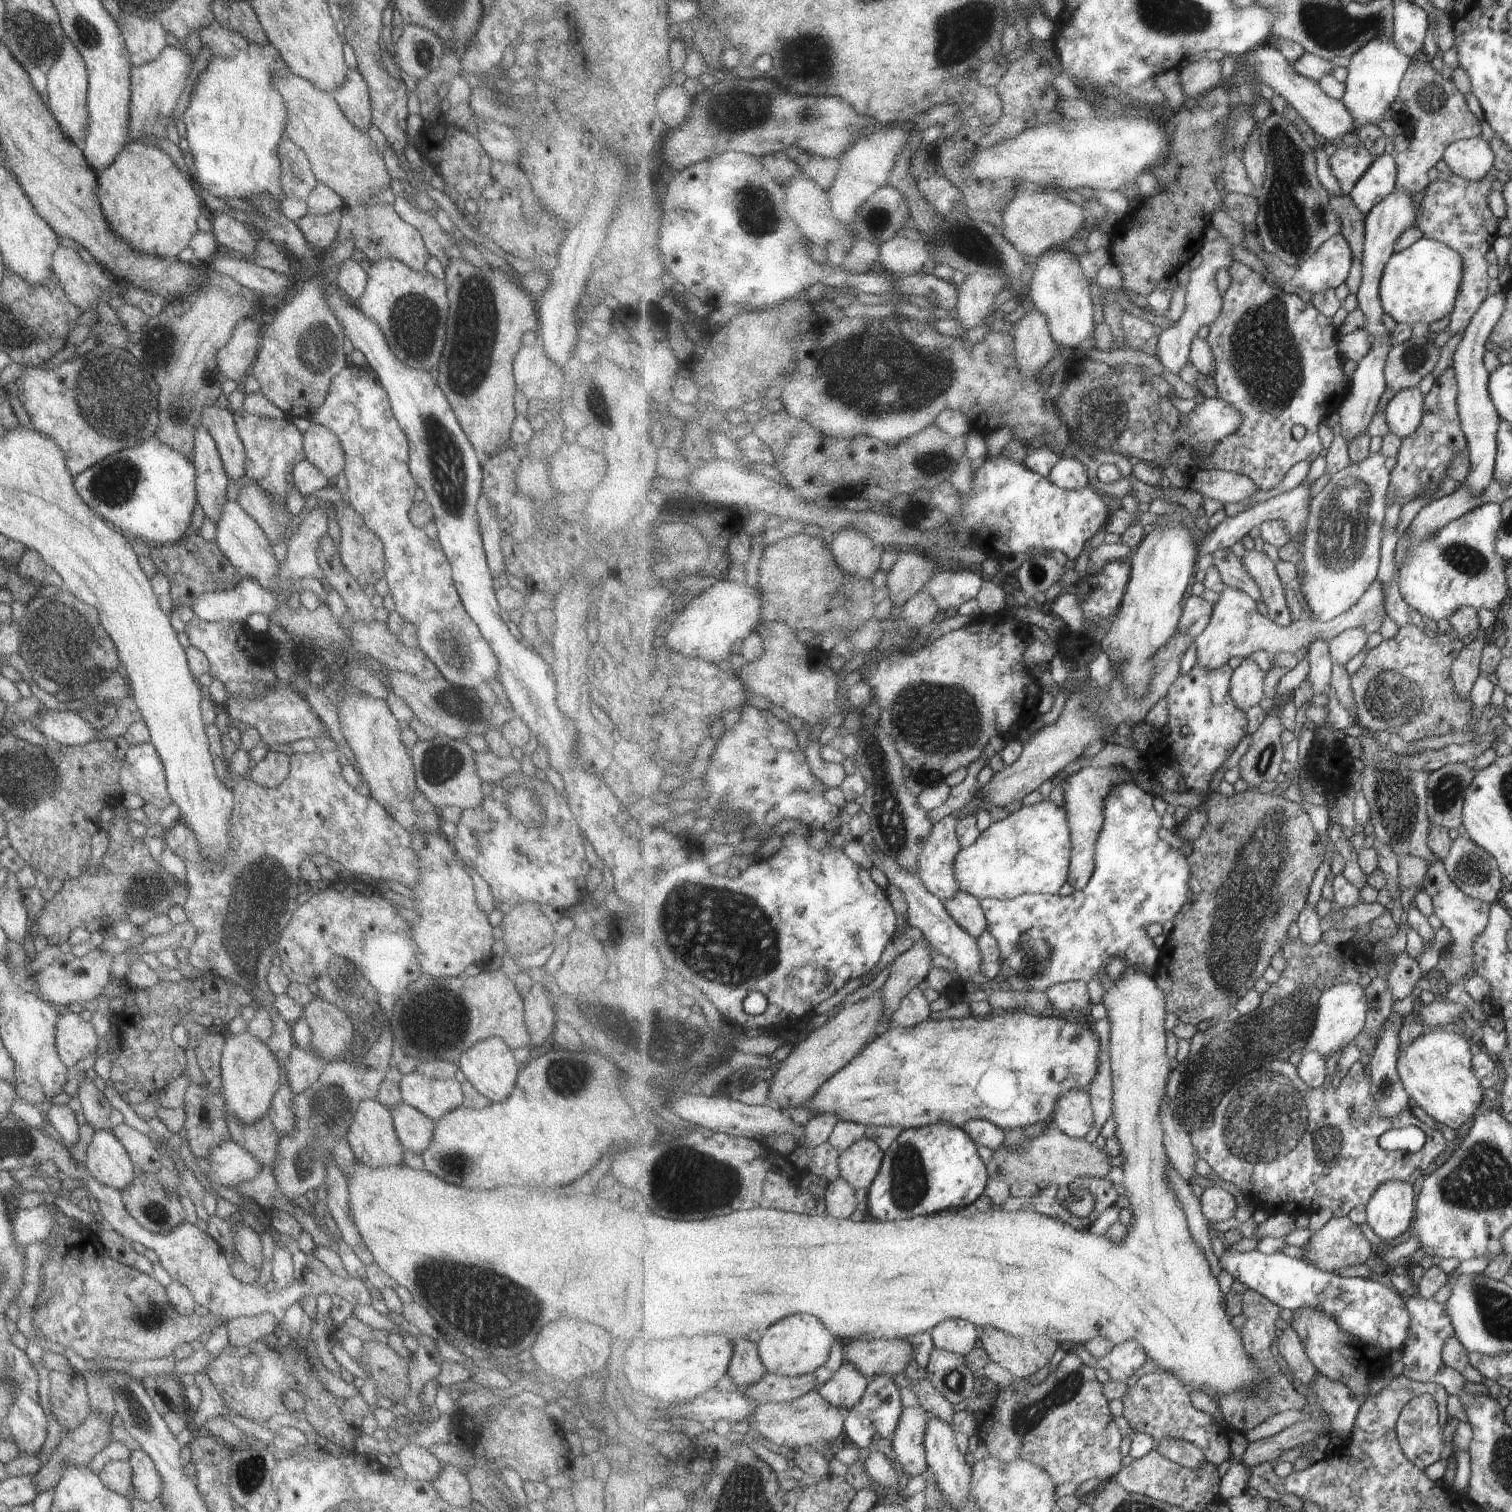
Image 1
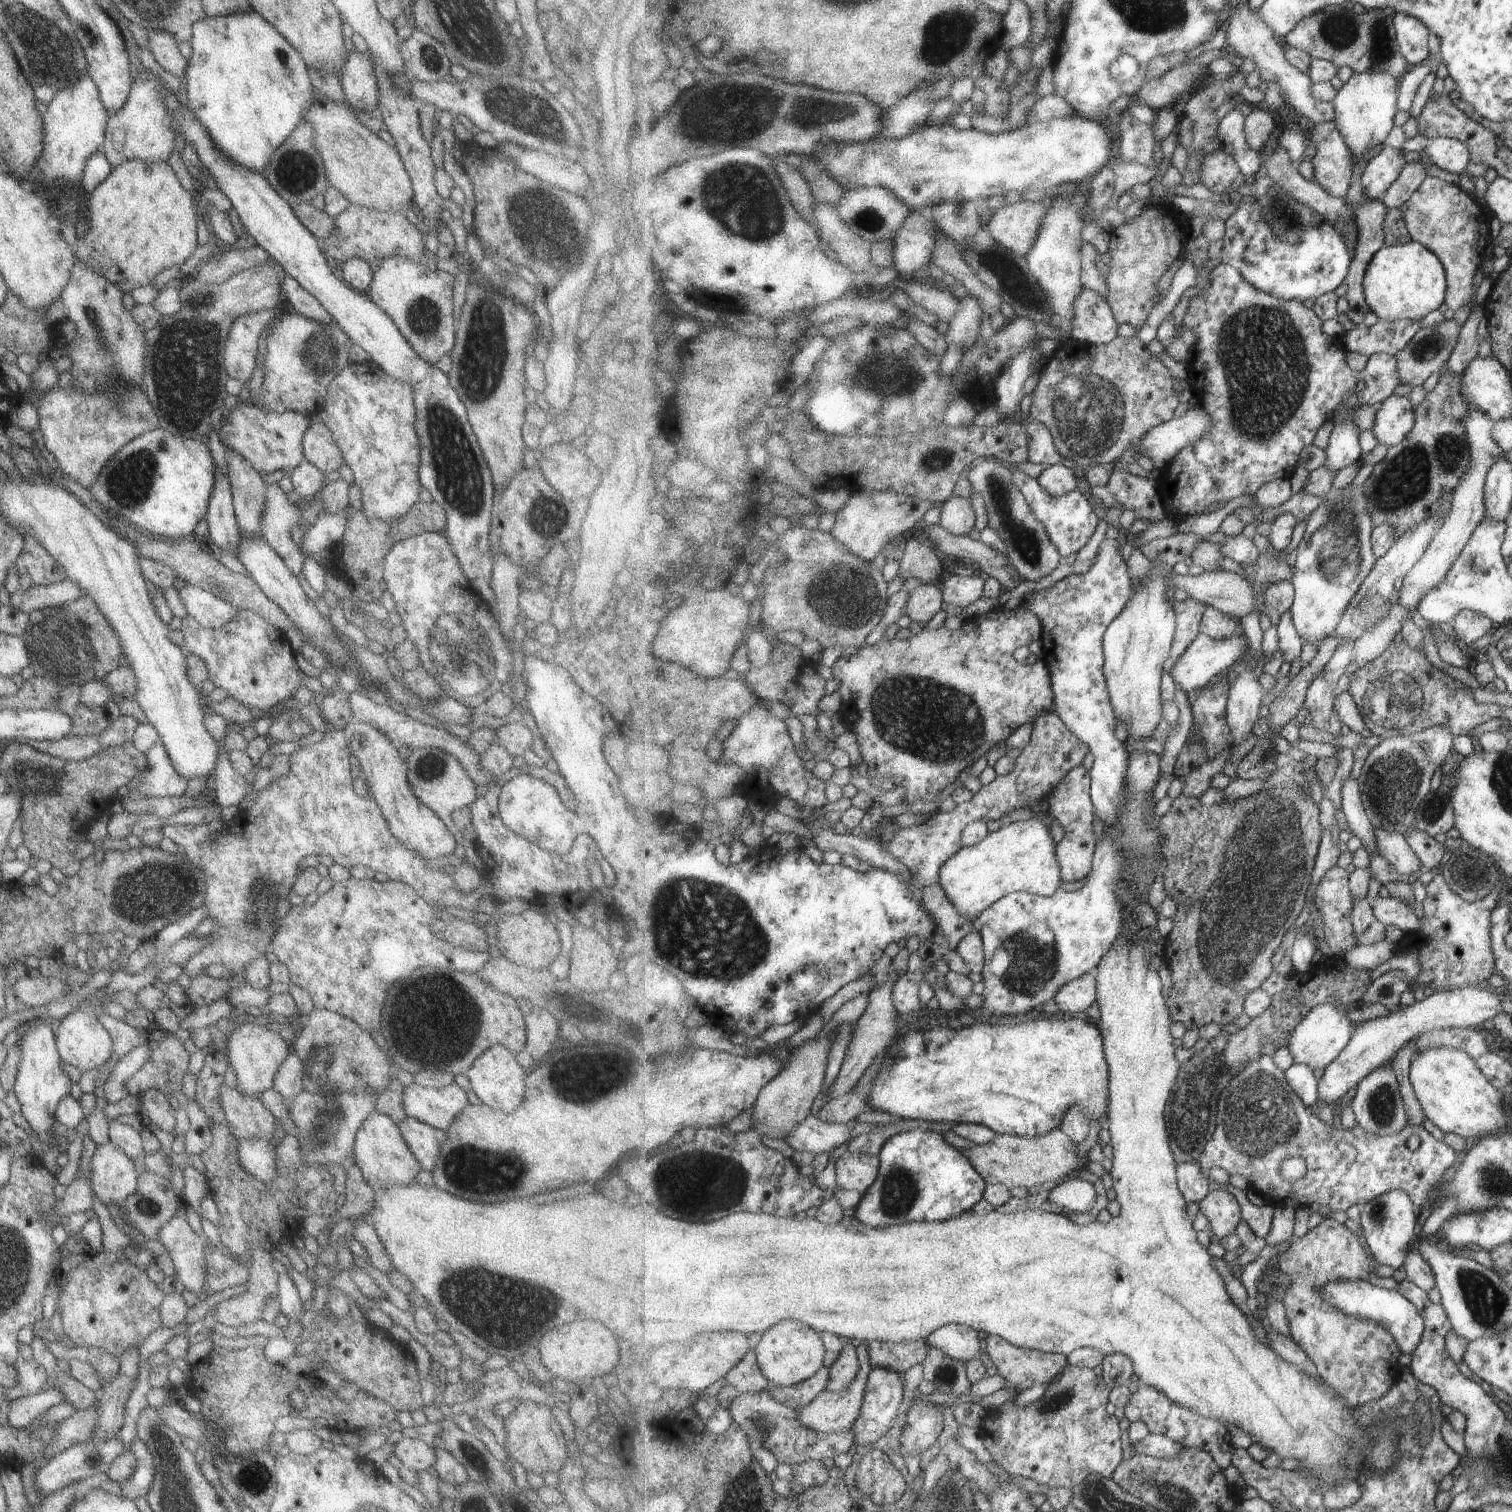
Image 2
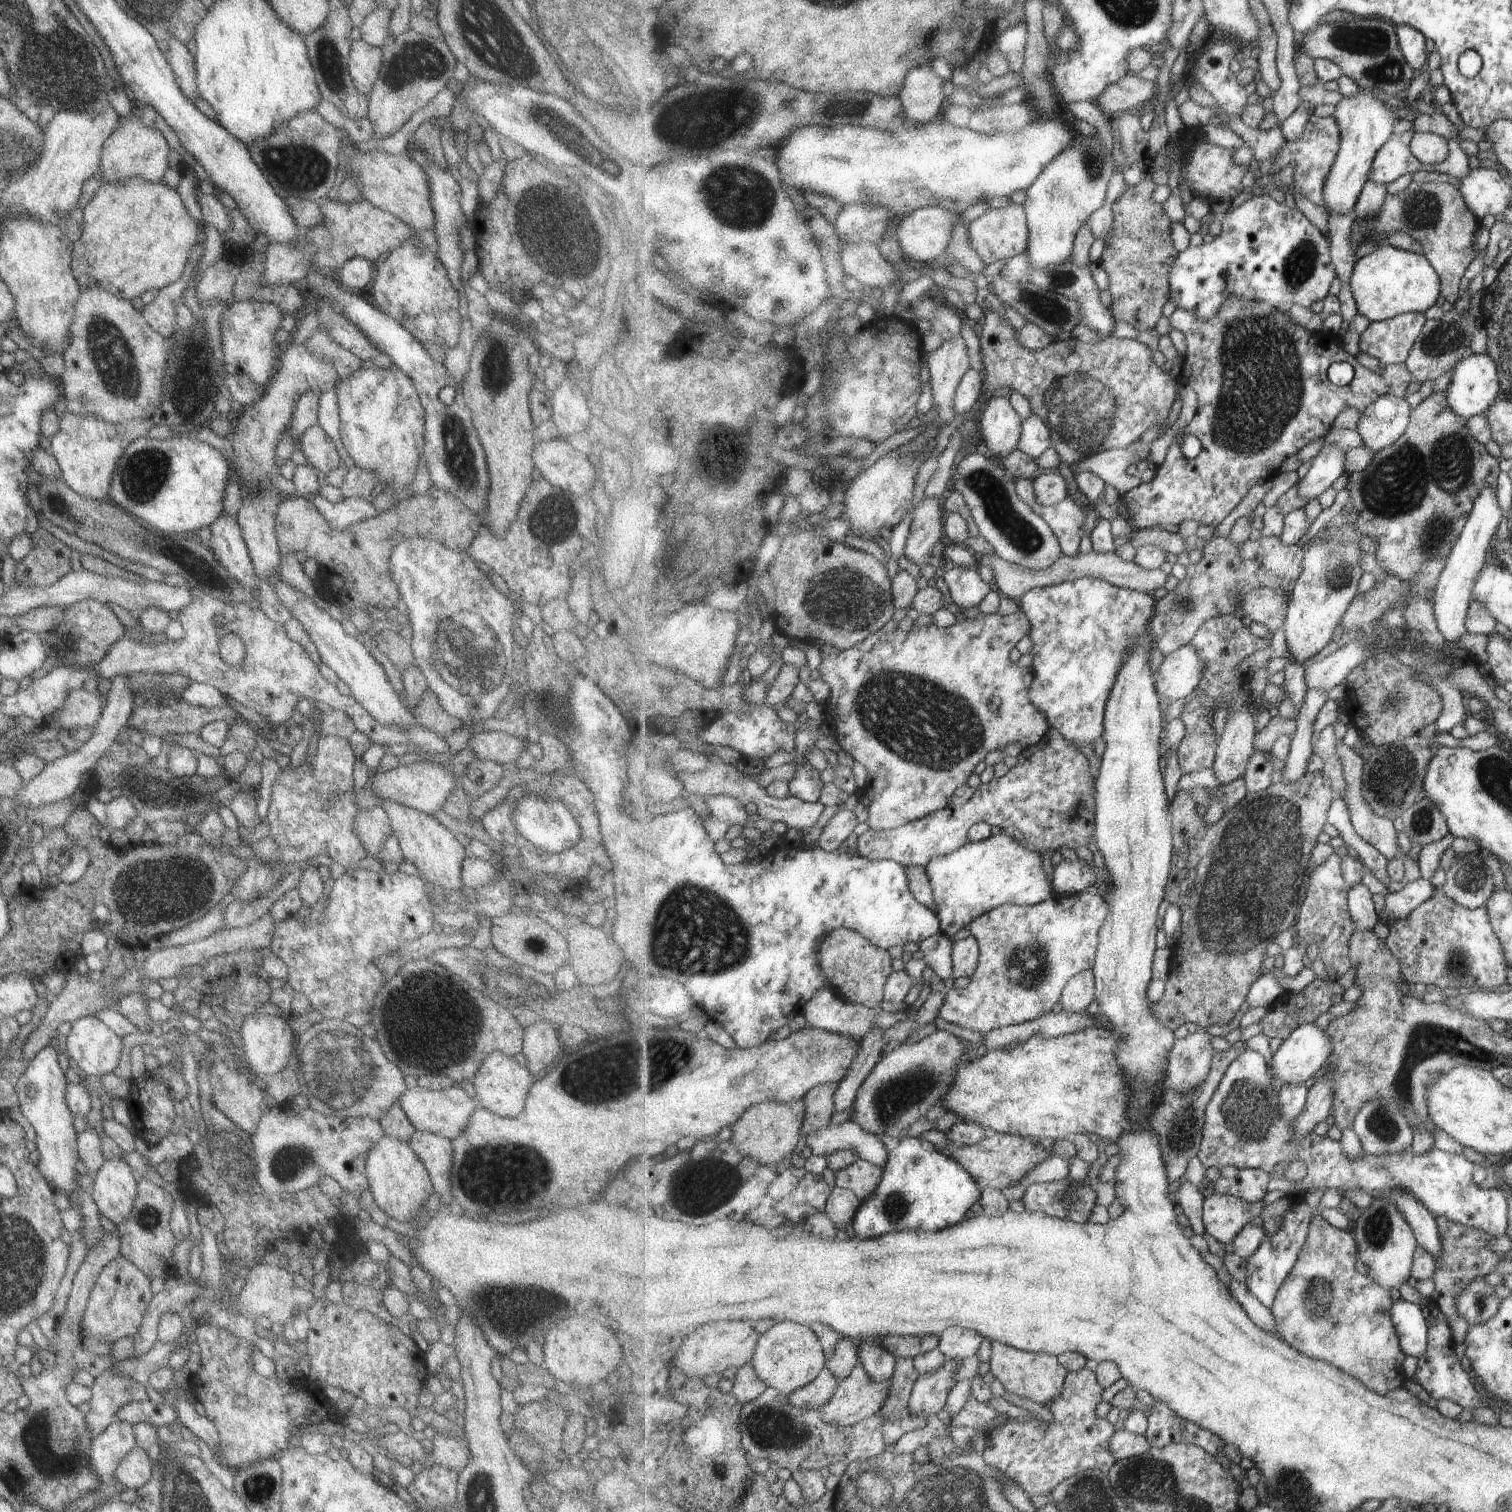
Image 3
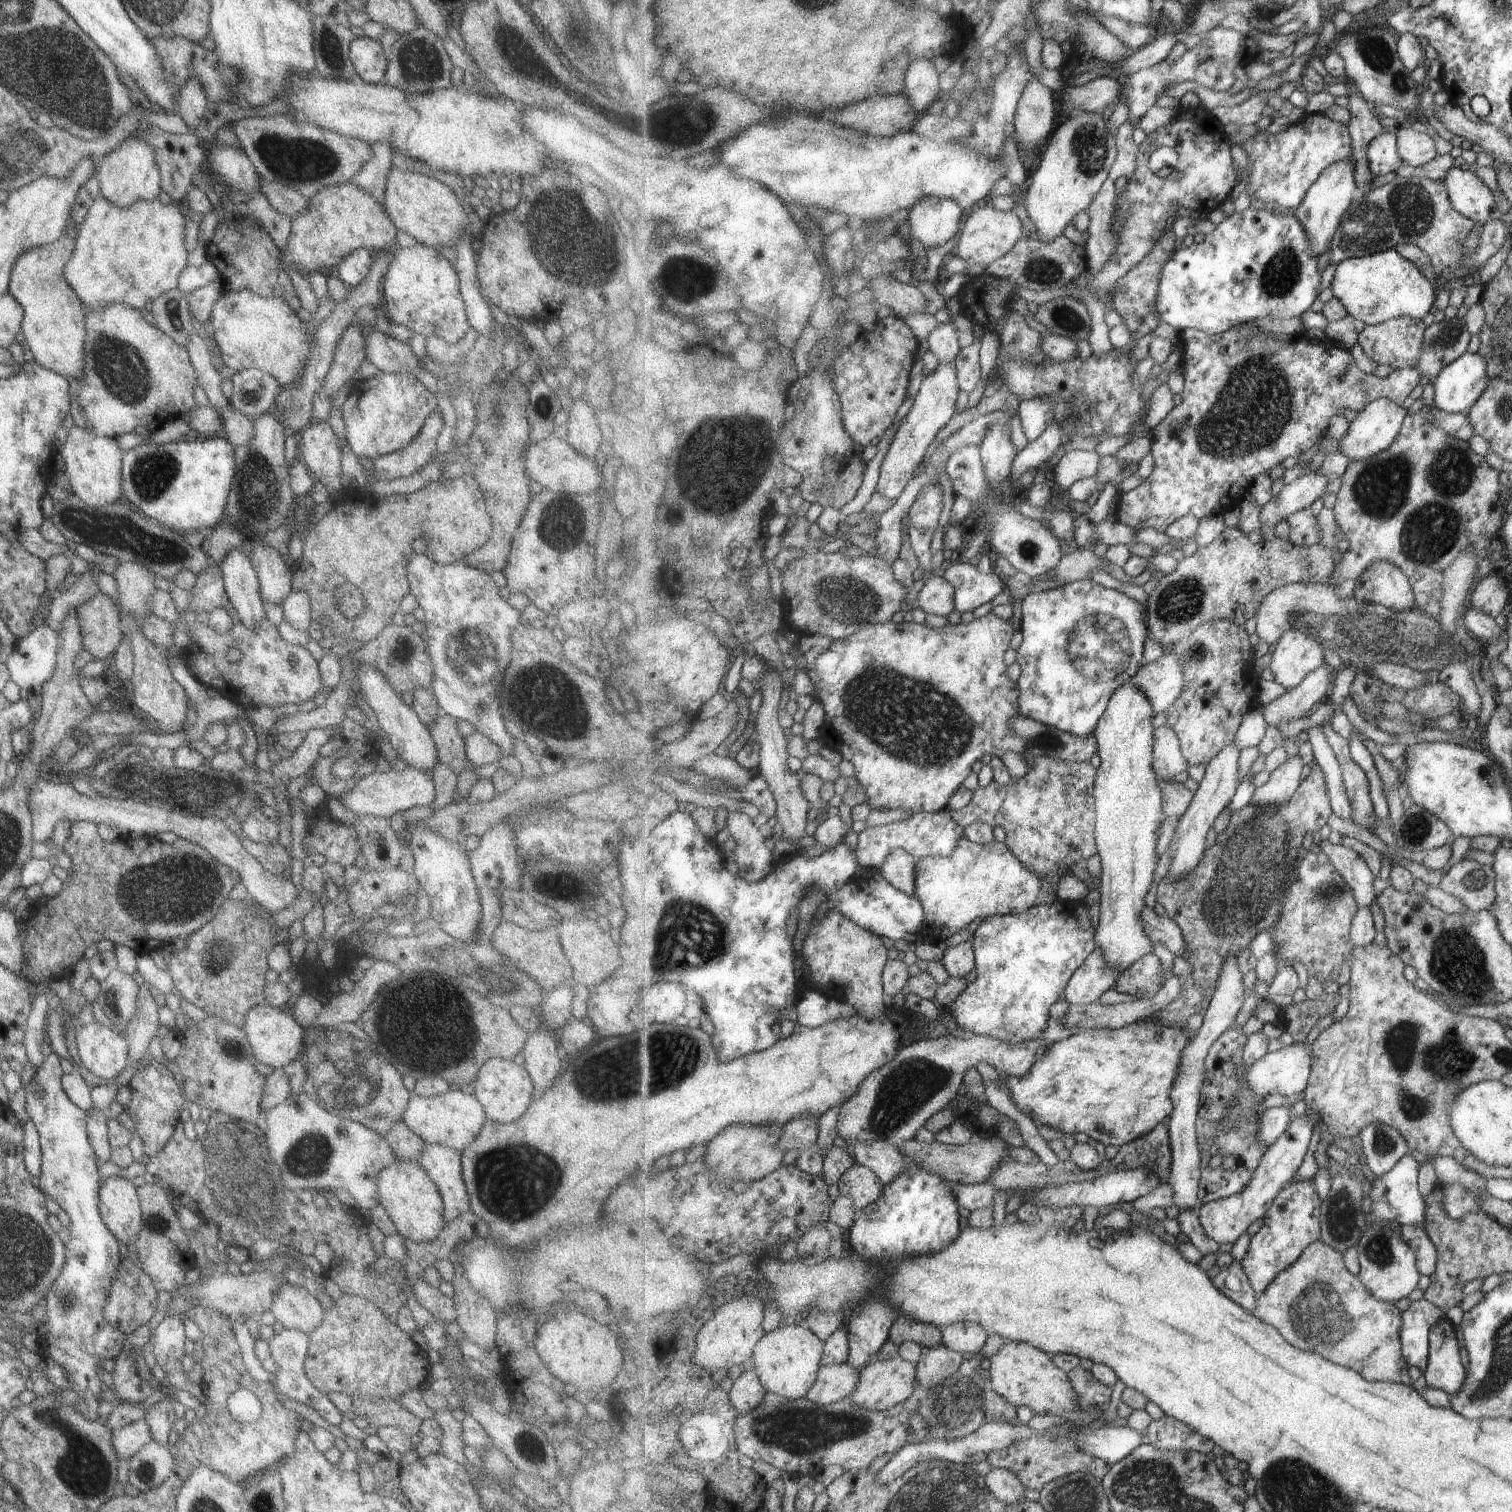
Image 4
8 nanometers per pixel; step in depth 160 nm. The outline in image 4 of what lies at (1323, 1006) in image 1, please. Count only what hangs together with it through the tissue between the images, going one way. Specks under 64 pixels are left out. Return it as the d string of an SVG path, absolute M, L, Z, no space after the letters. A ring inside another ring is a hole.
M1294 1042L1284 1045L1279 1051L1267 1053L1255 1064L1244 1068L1244 1077L1248 1085L1261 1098L1270 1094L1280 1094L1291 1097L1298 1093L1305 1093L1312 1075L1312 1045L1305 1048L1305 1042Z

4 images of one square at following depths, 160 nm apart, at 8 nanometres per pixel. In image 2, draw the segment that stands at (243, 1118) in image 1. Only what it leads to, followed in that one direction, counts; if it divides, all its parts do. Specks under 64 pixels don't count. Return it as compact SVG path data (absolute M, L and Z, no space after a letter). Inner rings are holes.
M240 1023L227 1037L229 1064L236 1076L236 1086L244 1095L257 1097L273 1086L274 1074L290 1053L288 1045L276 1032L265 1025Z

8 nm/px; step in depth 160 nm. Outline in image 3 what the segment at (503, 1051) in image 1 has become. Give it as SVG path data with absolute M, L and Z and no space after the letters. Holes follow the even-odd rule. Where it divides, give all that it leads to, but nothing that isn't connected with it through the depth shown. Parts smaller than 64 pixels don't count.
M493 1051L481 1061L470 1081L475 1090L474 1101L477 1107L500 1117L516 1117L524 1107L524 1100L533 1083L533 1076L511 1056Z

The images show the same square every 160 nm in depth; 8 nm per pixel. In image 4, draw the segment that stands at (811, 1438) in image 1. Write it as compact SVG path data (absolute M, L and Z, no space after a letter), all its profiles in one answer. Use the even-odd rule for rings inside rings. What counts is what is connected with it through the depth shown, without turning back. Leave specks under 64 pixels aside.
M901 1356L882 1361L873 1360L861 1370L859 1384L854 1390L851 1400L869 1410L889 1410L918 1393L917 1371L917 1364L906 1361Z

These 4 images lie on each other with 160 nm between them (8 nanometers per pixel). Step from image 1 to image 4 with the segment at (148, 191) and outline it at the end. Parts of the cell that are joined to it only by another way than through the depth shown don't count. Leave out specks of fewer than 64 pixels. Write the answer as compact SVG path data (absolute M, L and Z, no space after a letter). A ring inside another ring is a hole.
M103 197L93 200L92 204L87 209L86 215L83 218L83 222L78 226L78 233L74 238L74 247L71 256L67 259L67 262L62 268L62 275L65 282L69 285L69 288L77 295L79 302L84 306L85 312L93 311L94 309L102 309L106 305L111 303L121 303L126 307L138 310L143 308L147 302L151 302L154 298L157 298L160 294L175 288L178 283L178 276L181 270L186 267L186 252L183 247L183 226L185 220L183 219L183 209L176 204L161 204L157 198L152 201L136 200L126 207L118 207L111 201L105 200Z

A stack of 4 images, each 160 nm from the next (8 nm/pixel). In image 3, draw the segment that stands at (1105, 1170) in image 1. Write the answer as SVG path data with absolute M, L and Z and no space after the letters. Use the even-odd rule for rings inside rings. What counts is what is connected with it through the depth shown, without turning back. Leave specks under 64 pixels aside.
M997 1132L990 1133L982 1143L974 1145L957 1146L950 1141L941 1152L956 1160L957 1164L965 1166L976 1178L981 1190L990 1188L1003 1190L1011 1184L1018 1184L1024 1174L1051 1157L1051 1150L1037 1140L1023 1135Z

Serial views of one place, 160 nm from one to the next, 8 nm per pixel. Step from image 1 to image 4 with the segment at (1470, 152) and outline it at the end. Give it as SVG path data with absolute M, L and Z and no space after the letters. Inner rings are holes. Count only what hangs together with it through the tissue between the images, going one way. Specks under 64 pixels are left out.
M1408 125L1398 126L1394 130L1398 138L1398 151L1405 164L1423 166L1437 158L1437 144L1431 131L1420 133Z

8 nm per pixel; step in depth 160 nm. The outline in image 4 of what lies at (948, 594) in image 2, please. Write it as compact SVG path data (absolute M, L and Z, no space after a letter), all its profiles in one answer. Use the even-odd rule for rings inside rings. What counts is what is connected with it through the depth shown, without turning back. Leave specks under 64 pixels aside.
M957 562L944 566L944 577L956 588L956 610L969 612L1007 592L1008 581L999 574L983 573L977 565Z

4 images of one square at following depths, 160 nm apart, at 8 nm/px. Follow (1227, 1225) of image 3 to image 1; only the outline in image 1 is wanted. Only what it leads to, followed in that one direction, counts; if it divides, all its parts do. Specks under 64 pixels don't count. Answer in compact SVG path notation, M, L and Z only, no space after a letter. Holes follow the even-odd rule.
M1221 1187L1205 1188L1201 1195L1204 1215L1208 1220L1219 1222L1235 1218L1238 1209L1237 1198Z

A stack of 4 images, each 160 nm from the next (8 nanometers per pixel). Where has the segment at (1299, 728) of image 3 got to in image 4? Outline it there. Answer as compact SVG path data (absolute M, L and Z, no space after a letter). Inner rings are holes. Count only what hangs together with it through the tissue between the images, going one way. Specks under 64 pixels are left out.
M1298 755L1285 762L1282 769L1270 775L1269 780L1256 790L1249 805L1281 807L1290 803L1301 781L1303 762Z

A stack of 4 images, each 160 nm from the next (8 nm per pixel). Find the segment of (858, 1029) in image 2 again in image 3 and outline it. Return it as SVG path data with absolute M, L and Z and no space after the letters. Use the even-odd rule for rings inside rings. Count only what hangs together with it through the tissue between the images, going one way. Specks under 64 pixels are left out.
M818 1084L804 1096L807 1112L802 1136L816 1135L820 1130L826 1129L831 1124L833 1113L837 1112L834 1103L834 1094L840 1084Z

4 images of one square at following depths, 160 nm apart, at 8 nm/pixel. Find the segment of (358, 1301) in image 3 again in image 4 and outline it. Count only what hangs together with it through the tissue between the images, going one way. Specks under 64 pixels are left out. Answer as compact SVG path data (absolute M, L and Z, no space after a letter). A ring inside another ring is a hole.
M210 1111L205 1133L190 1140L183 1133L183 1124L178 1120L165 1146L149 1157L144 1167L144 1172L161 1178L167 1184L181 1206L194 1212L201 1220L213 1221L218 1230L218 1238L225 1245L243 1246L248 1250L252 1242L269 1238L285 1248L290 1246L303 1255L311 1255L317 1243L326 1242L334 1250L334 1257L324 1270L324 1277L331 1279L343 1295L361 1297L372 1302L389 1322L396 1322L398 1310L406 1304L407 1292L403 1291L403 1286L407 1271L404 1264L395 1260L380 1273L372 1271L377 1258L371 1243L365 1232L361 1232L361 1228L353 1222L351 1209L341 1204L332 1190L318 1191L318 1194L325 1197L328 1206L317 1210L311 1201L317 1193L315 1189L285 1189L280 1181L278 1166L267 1156L264 1136L258 1124L231 1118L221 1111Z

